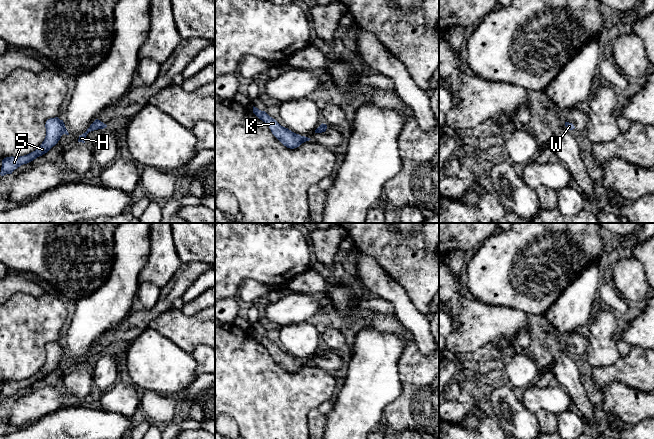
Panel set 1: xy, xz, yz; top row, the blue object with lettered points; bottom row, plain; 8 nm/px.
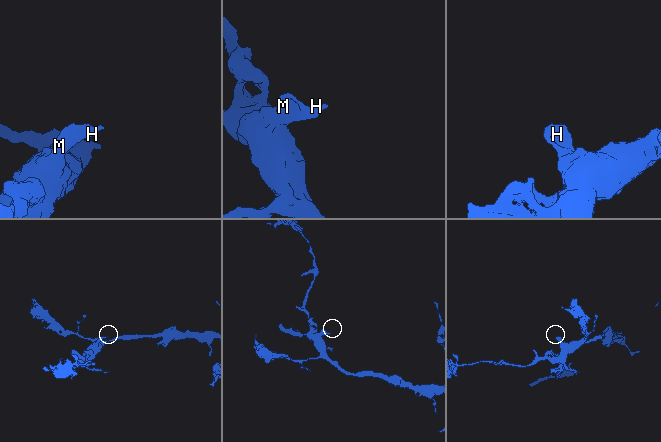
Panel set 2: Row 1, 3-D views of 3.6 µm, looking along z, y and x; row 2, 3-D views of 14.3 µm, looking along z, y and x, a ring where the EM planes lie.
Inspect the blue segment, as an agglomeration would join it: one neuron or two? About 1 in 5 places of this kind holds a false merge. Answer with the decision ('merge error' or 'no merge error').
no merge error

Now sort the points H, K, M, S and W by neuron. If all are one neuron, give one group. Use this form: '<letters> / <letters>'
H K M S W

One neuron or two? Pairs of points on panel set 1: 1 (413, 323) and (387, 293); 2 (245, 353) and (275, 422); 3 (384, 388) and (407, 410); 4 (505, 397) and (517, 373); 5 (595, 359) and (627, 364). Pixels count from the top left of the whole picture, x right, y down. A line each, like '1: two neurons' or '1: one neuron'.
1: one neuron
2: one neuron
3: two neurons
4: two neurons
5: two neurons

